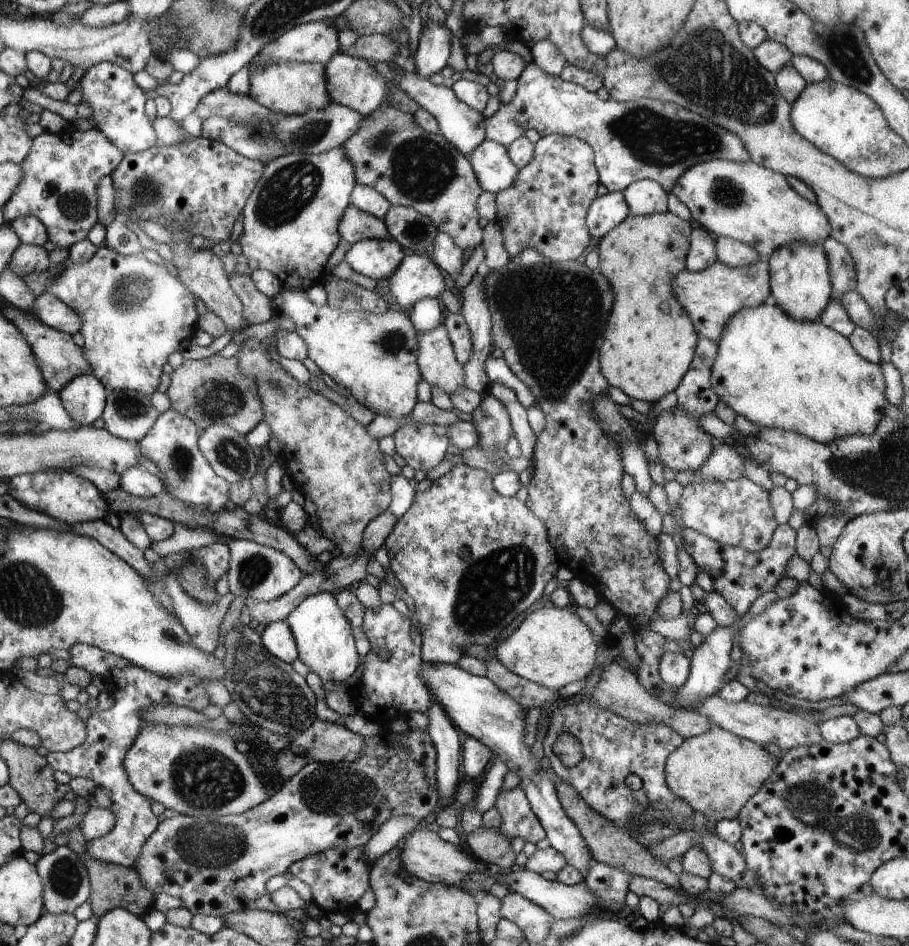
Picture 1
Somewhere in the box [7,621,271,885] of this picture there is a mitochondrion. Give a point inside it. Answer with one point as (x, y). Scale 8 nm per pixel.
(203, 778)

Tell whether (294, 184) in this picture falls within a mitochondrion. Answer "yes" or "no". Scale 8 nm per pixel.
yes

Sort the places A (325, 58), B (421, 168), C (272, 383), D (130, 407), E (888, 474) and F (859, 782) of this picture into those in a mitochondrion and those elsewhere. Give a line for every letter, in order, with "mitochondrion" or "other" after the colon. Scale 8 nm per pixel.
A: other
B: mitochondrion
C: mitochondrion
D: mitochondrion
E: mitochondrion
F: other

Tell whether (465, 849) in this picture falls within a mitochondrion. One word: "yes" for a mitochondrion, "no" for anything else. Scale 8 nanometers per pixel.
no

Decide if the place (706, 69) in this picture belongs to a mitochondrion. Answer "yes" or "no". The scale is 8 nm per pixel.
yes

